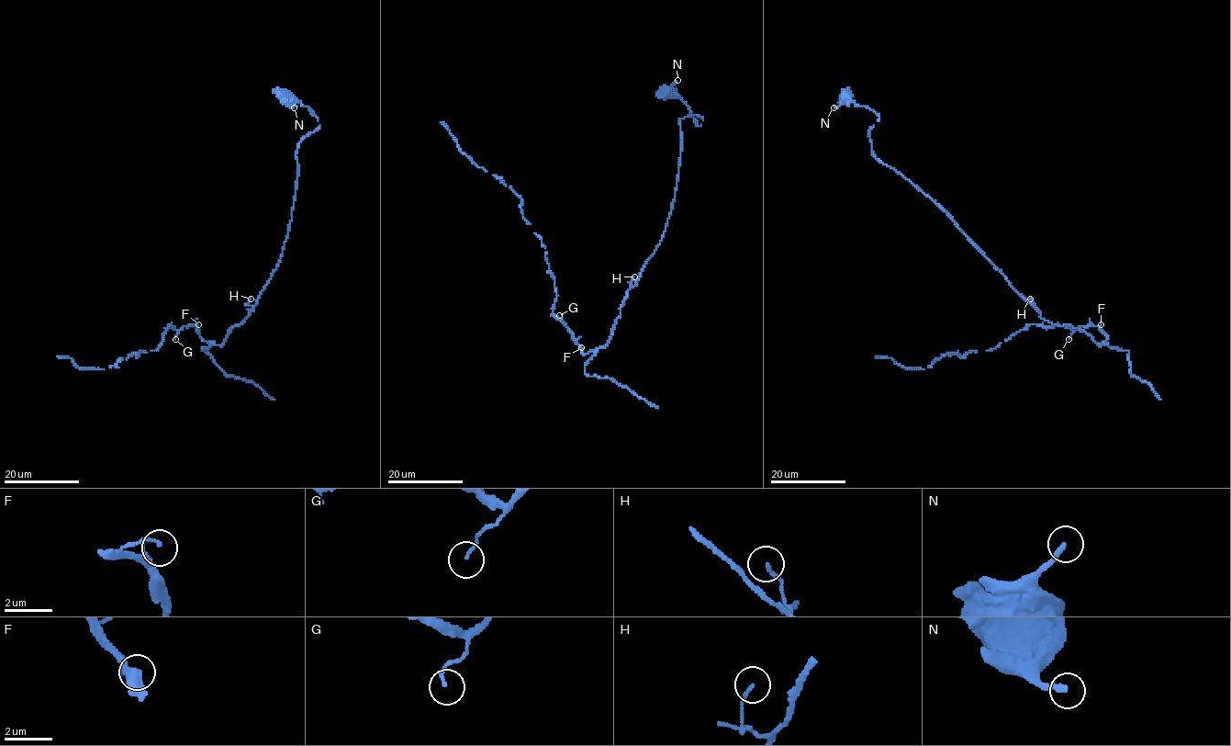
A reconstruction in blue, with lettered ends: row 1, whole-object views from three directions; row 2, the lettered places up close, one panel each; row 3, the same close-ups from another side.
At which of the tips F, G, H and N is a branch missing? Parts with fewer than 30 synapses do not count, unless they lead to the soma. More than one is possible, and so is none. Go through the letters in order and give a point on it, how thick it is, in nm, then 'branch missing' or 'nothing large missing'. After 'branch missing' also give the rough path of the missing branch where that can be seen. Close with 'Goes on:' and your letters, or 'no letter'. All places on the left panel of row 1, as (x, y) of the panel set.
F: at (198, 324); 110 nm thick; nothing large missing
G: at (175, 339); 120 nm thick; nothing large missing
H: at (251, 299); 130 nm thick; nothing large missing
N: at (294, 107); 240 nm thick; nothing large missing
Goes on: no letter

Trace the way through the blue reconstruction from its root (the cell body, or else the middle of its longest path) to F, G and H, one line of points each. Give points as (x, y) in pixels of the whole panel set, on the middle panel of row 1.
F: (667, 93), (701, 125), (696, 115), (679, 119), (679, 175), (663, 237), (609, 342), (585, 354), (581, 347)
G: (667, 93), (702, 120), (679, 119), (679, 175), (663, 237), (604, 346), (584, 354), (559, 315)
H: (667, 93), (687, 105), (699, 126), (702, 120), (696, 115), (679, 119), (671, 212), (660, 243), (634, 276)

